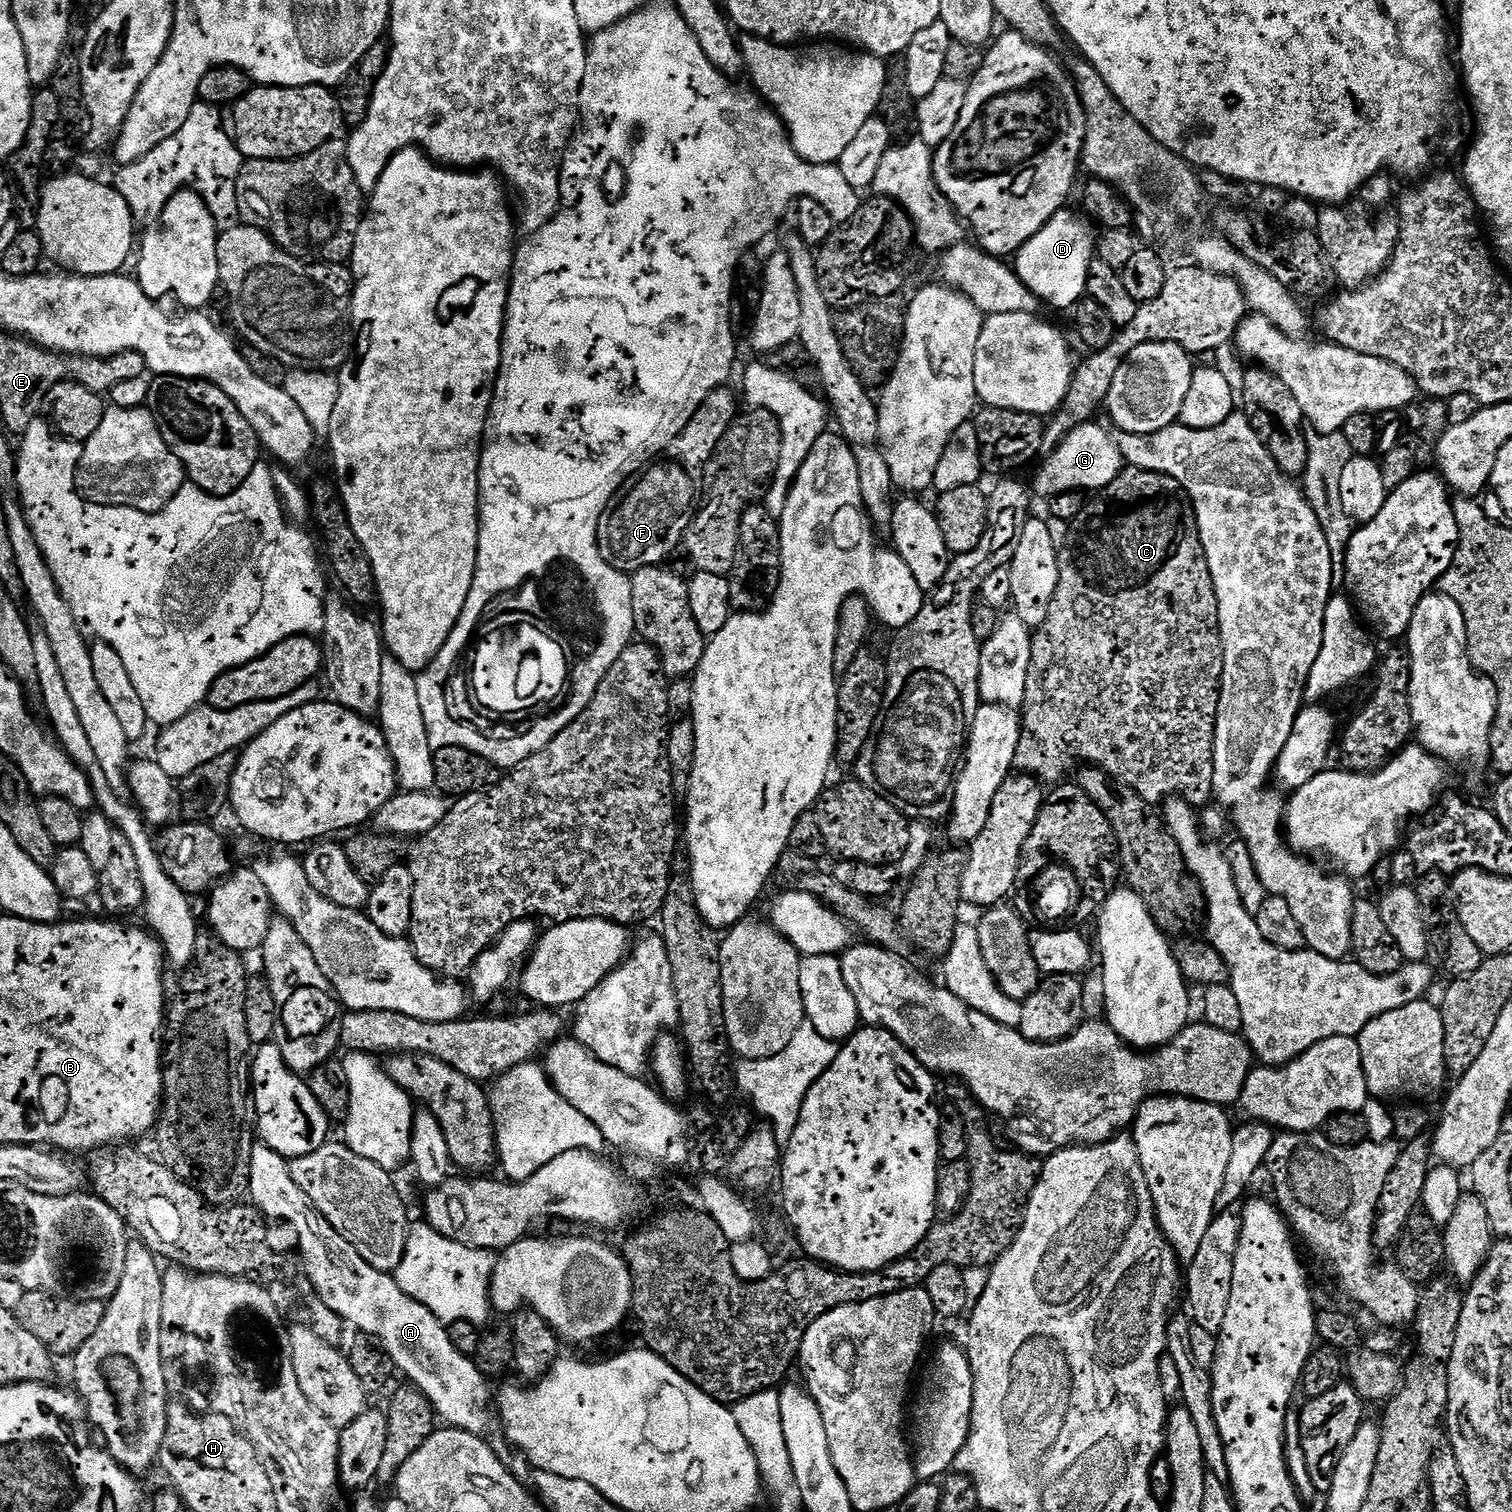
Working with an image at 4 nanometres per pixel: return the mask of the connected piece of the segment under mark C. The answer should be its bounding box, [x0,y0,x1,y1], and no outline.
[1015,466,1224,810]

